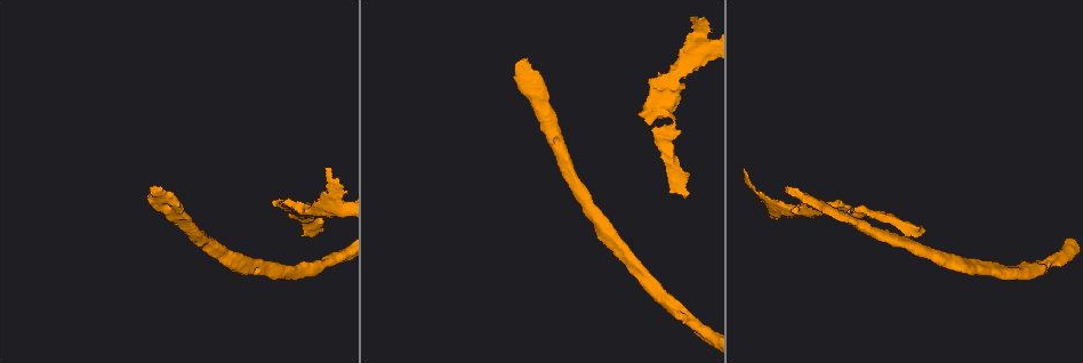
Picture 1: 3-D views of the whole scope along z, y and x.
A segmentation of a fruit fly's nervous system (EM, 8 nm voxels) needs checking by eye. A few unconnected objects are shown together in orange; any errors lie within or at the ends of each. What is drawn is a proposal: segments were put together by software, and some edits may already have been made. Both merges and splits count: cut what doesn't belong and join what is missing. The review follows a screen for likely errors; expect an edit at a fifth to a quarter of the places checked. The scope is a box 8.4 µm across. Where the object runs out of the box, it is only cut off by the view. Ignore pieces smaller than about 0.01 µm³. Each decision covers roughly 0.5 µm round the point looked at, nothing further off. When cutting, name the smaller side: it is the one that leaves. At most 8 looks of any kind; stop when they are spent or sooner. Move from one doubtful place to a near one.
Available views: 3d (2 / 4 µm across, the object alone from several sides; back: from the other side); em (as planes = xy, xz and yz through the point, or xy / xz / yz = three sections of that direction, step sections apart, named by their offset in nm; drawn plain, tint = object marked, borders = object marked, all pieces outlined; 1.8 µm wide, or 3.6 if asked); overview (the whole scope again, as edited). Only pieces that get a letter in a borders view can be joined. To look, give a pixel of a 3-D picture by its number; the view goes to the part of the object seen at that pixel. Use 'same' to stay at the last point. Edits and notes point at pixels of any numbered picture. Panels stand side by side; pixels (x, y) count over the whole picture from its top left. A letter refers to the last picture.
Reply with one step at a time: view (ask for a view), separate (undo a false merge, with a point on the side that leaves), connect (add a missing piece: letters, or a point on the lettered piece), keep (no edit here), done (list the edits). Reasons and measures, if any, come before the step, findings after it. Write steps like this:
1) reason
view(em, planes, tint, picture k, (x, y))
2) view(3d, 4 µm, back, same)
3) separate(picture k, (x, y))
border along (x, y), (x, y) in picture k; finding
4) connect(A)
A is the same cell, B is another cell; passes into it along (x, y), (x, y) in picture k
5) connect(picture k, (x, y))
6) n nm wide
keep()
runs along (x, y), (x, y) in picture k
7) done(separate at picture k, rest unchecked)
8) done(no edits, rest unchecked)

branch stops here
view(em, xy, step 8, tint, picture 1, (322, 194))

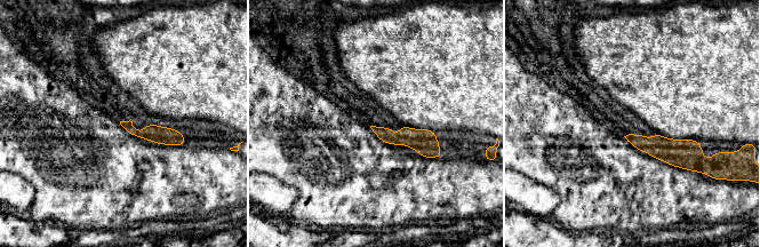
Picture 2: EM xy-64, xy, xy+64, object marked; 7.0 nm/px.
cut it another way
view(em, planes, borders, same)

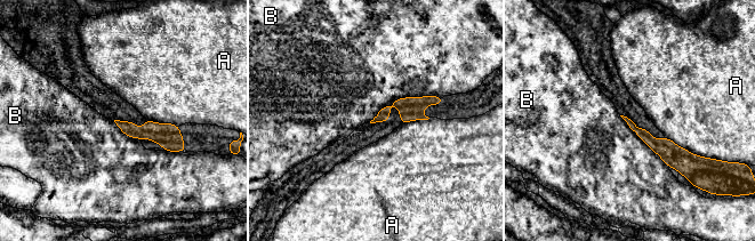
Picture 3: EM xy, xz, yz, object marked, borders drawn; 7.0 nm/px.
keep()
A and B are other cells; runs along (120, 123), (182, 149) in picture 3; no lettered piece goes on from it

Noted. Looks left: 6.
a fork
view(3d, 2 µm, picture 1, (539, 104))

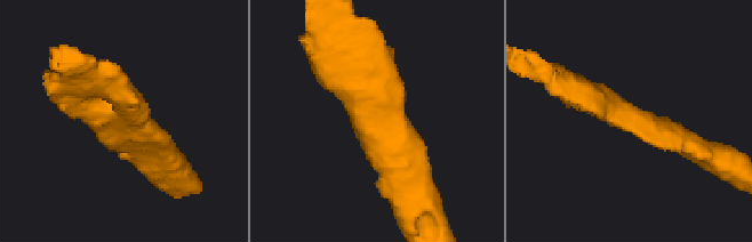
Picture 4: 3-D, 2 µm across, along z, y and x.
need the tissue
view(em, xz, step 16, tint, picture 4, (633, 115))

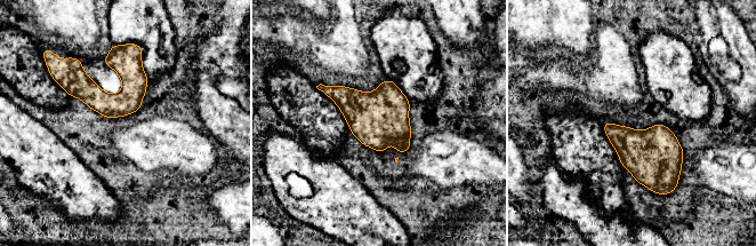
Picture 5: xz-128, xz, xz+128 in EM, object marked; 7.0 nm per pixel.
another direction
view(em, planes, borders, same)

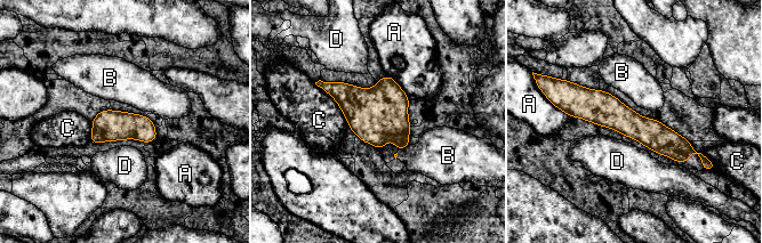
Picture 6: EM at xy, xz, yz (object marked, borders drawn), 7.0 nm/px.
keep()
A, B, C and D are other cells; runs along (567, 110), (606, 110), (690, 151) in picture 6; all the same cell

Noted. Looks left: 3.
an open end
view(em, xz, step 16, tint, picture 1, (319, 229))

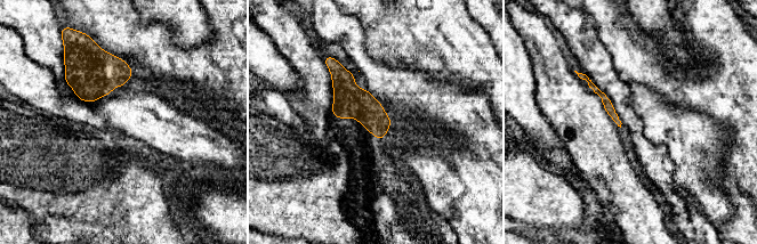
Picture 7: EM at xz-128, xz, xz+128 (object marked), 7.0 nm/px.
view(em, planes, tint, same)

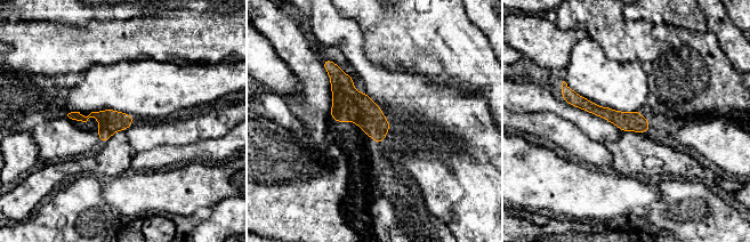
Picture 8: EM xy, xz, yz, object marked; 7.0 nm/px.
view(em, planes, borders, same)

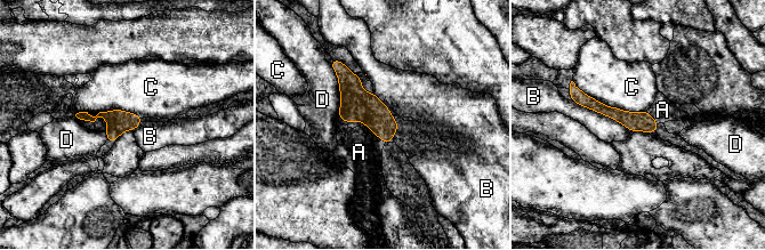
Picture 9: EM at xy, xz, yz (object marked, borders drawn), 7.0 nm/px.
140 nm wide
connect(picture 9, (662, 110))
A is the same cell, B, C and D are other cells; it goes on there

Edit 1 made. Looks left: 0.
done(connect at picture 9, rest unchecked)

